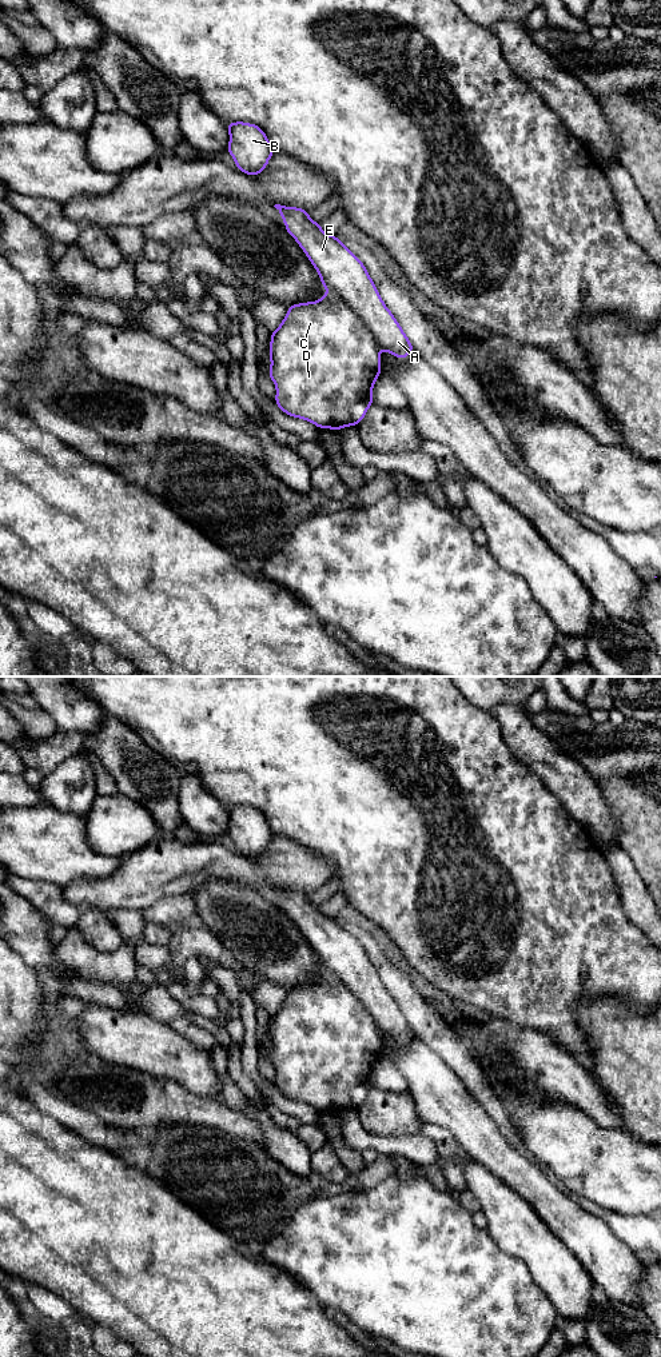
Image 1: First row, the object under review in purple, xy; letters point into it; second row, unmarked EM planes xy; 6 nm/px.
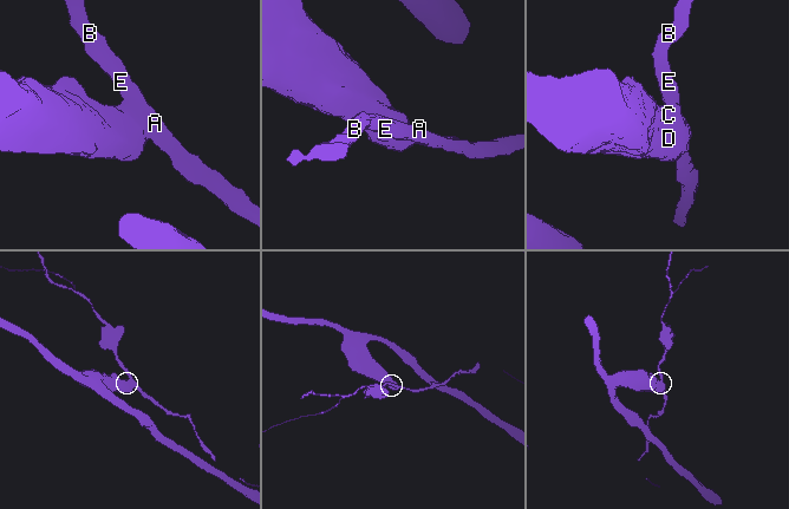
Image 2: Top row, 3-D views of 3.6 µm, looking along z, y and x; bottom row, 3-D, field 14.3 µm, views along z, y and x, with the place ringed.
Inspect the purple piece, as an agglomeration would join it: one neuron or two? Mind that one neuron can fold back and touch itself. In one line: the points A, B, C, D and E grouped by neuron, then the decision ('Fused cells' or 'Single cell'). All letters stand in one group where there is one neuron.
Groups: A B E / C D. Fused cells

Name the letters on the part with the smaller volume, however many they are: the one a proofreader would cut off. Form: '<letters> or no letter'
A, B, E

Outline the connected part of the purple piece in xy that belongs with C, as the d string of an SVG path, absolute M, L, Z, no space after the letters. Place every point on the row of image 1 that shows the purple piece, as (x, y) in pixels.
M327 292L318 302L291 304L270 342L268 376L276 387L275 403L283 412L335 431L362 422L373 404L373 386L381 375L381 354L369 327L338 295Z

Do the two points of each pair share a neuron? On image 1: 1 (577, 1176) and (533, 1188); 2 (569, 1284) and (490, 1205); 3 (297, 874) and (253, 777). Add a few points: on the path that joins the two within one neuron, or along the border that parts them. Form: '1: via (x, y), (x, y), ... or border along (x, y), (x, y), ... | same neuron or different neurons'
1: border along (561, 1186), (572, 1196) | different neurons
2: via (549, 1264), (510, 1225) | same neuron
3: border along (275, 834), (291, 838), (307, 849) | different neurons

